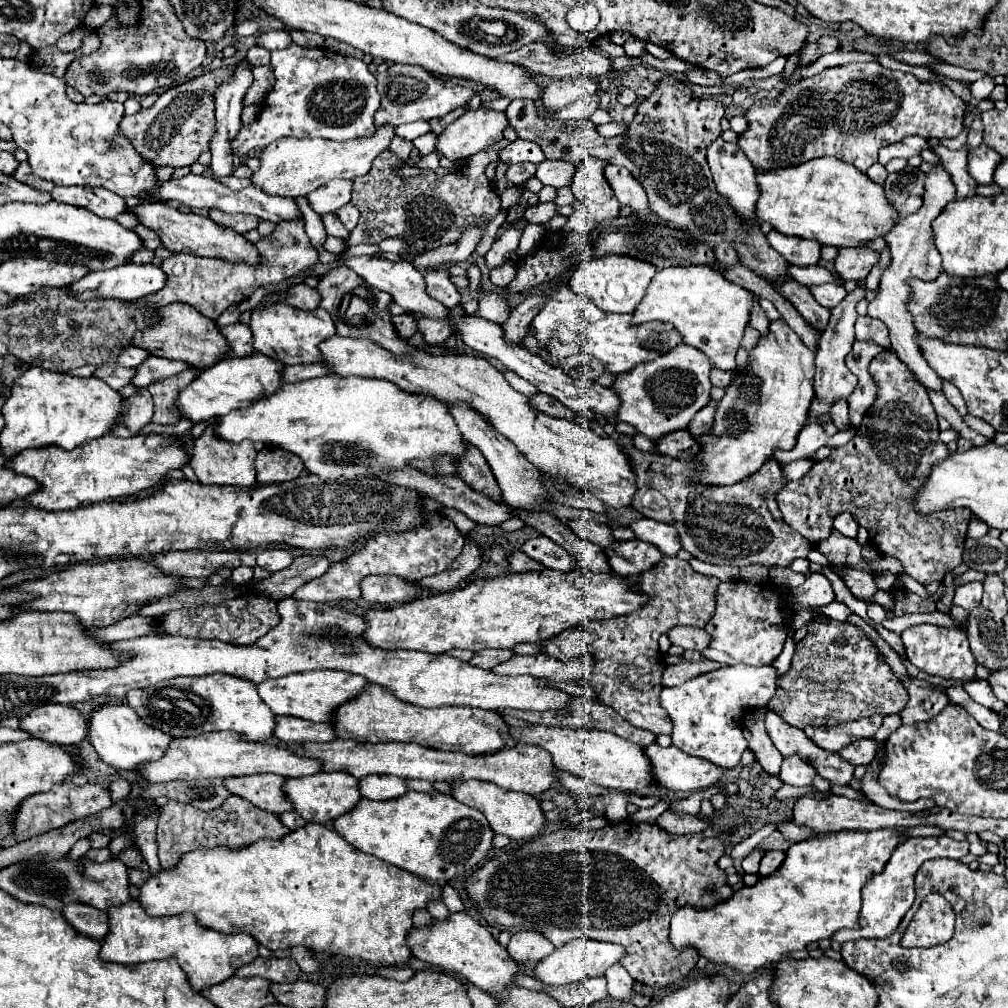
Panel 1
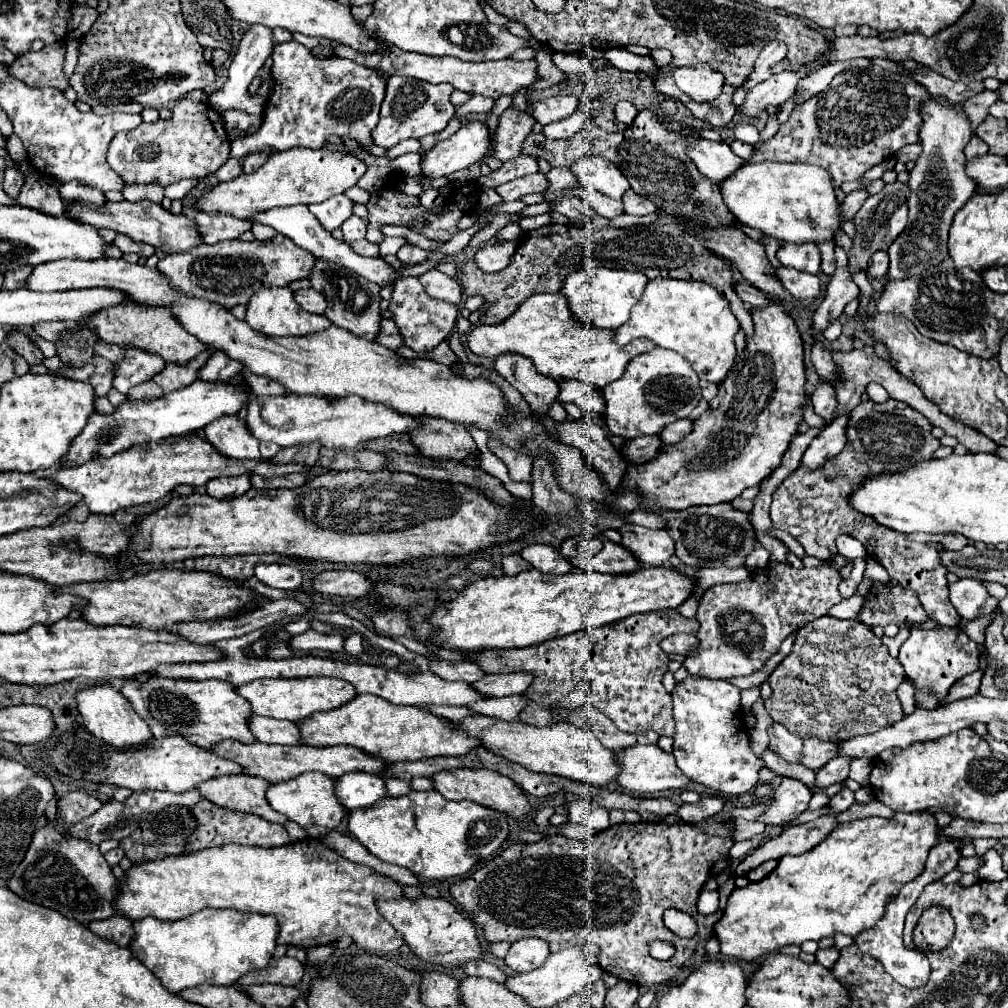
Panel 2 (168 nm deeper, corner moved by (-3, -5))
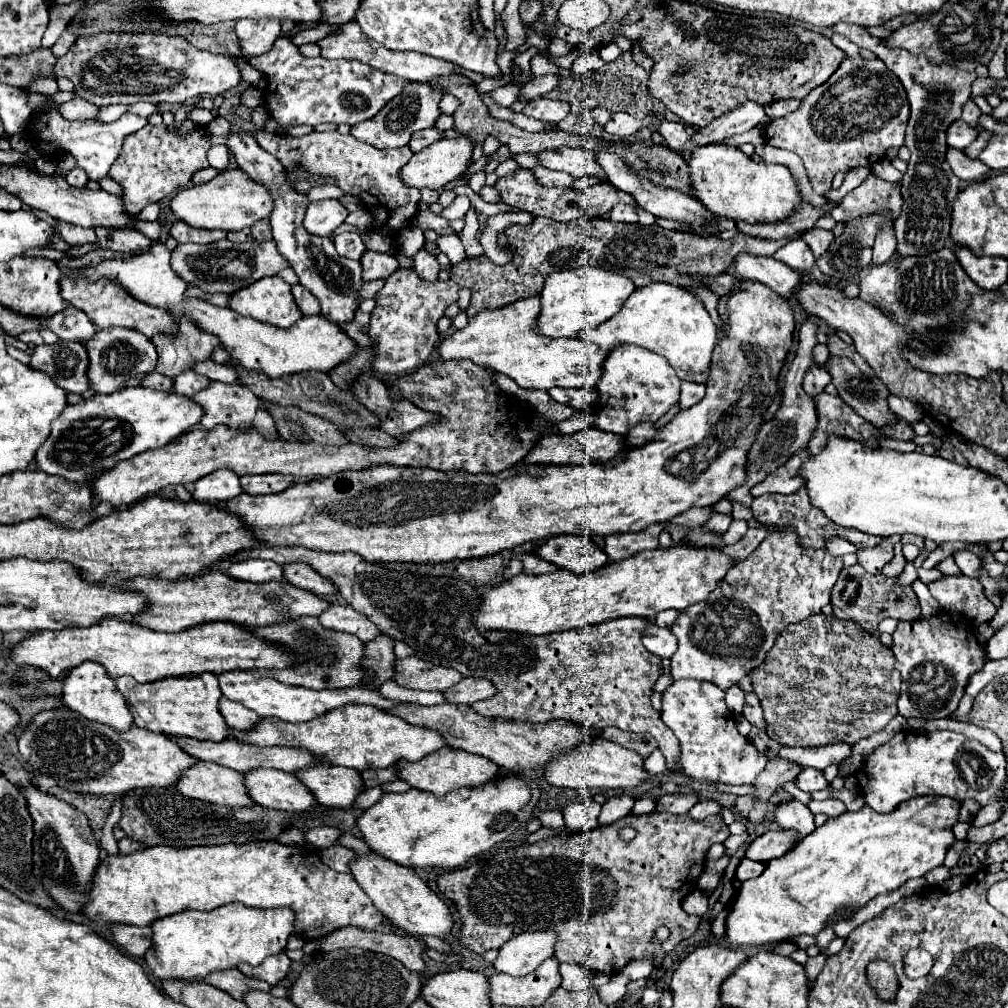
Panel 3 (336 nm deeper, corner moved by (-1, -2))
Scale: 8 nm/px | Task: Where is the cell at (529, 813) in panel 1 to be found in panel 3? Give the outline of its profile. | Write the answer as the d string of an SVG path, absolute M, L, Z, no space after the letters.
M443 747L431 755L427 755L425 759L417 761L417 763L407 763L407 761L399 761L397 769L401 769L401 779L407 781L411 787L419 789L419 791L429 791L433 795L447 795L449 791L461 789L461 787L477 787L477 785L485 785L489 783L489 779L497 779L499 775L499 765L467 753L467 751L457 751L451 747Z

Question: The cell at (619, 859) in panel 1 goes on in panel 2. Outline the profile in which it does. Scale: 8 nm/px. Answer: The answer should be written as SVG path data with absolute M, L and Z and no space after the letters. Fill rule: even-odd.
M637 822L637 824L617 824L617 826L609 826L607 830L597 832L595 836L591 836L589 840L569 840L569 838L563 838L563 836L559 836L559 834L549 834L547 838L543 838L543 840L539 840L539 842L535 842L535 844L525 844L525 842L521 842L521 844L513 844L513 846L505 848L499 856L491 858L485 866L477 868L469 878L461 878L461 880L457 880L455 884L451 884L449 890L451 890L451 896L455 898L455 902L457 902L463 910L467 910L469 918L471 918L475 924L479 924L479 926L483 928L483 936L485 936L485 940L487 940L489 944L493 944L493 942L509 942L509 944L513 944L513 942L517 942L517 940L521 940L521 938L535 936L535 938L545 940L545 942L551 946L551 952L559 952L559 950L565 950L565 948L571 948L571 946L581 946L581 944L591 942L591 944L595 944L595 946L601 948L601 970L603 970L603 972L607 972L607 974L611 974L611 976L617 976L617 978L621 978L621 980L639 984L639 986L657 986L657 984L669 982L669 980L681 970L683 962L693 954L695 946L697 946L699 942L703 942L707 936L709 936L709 938L713 936L713 926L715 926L715 922L721 918L721 912L715 912L715 914L709 914L709 916L703 916L703 914L697 912L697 896L699 896L699 890L703 888L705 880L709 878L709 872L711 872L713 864L715 864L717 860L727 858L727 852L729 852L729 848L731 848L733 842L735 842L729 828L727 828L727 840L721 838L719 834L713 834L713 830L717 830L717 826L715 826L715 828L711 826L711 836L709 836L709 834L705 834L705 832L701 830L701 824L689 824L689 822L677 822L677 824L667 824L667 822ZM667 908L675 908L675 910L687 912L691 918L695 918L695 922L697 922L697 926L699 926L697 936L693 936L693 938L689 938L689 940L683 940L683 938L679 938L677 934L673 934L669 928L665 928L665 924L663 924L663 912L665 912ZM655 938L671 940L671 942L675 944L675 954L673 954L669 960L661 962L661 960L651 958L651 954L649 954L649 942L653 942Z

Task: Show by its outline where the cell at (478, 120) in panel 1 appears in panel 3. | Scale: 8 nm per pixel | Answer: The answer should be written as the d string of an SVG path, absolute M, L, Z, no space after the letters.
M465 135L439 139L437 143L415 153L405 169L401 169L401 177L405 183L417 189L443 189L453 179L459 179L461 173L469 167L473 147L473 141L469 141Z

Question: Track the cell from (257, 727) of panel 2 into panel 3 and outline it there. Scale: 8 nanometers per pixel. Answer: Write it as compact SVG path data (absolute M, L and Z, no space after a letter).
M225 697L219 701L219 711L225 717L227 725L231 729L235 729L235 731L255 729L257 723L261 721L261 717L257 713L253 713L251 709L245 709L243 705L237 705L235 701L229 701Z

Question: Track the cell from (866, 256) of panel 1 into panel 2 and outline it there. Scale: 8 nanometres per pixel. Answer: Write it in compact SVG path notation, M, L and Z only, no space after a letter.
M837 244L835 246L835 260L837 270L831 276L831 282L827 286L827 294L823 302L813 312L813 332L821 334L833 320L837 320L843 314L843 308L847 302L859 298L859 288L851 280L851 272L847 272L847 256L845 250Z

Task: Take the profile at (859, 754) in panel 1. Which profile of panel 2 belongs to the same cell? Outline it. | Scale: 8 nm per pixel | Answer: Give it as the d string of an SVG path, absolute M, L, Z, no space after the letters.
M837 756L837 758L829 760L823 768L819 768L815 772L815 788L827 788L831 784L847 780L849 764L851 764L851 758L847 758L847 756Z

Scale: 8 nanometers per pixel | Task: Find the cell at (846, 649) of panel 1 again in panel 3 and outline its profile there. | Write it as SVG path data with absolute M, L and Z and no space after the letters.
M823 613L791 623L777 637L763 665L751 671L753 689L761 701L765 721L769 725L767 735L787 747L819 747L833 741L855 745L863 737L885 729L885 725L897 715L897 697L901 689L901 675L893 663L893 651L871 633L865 633L865 629L857 623L841 621L835 615Z

